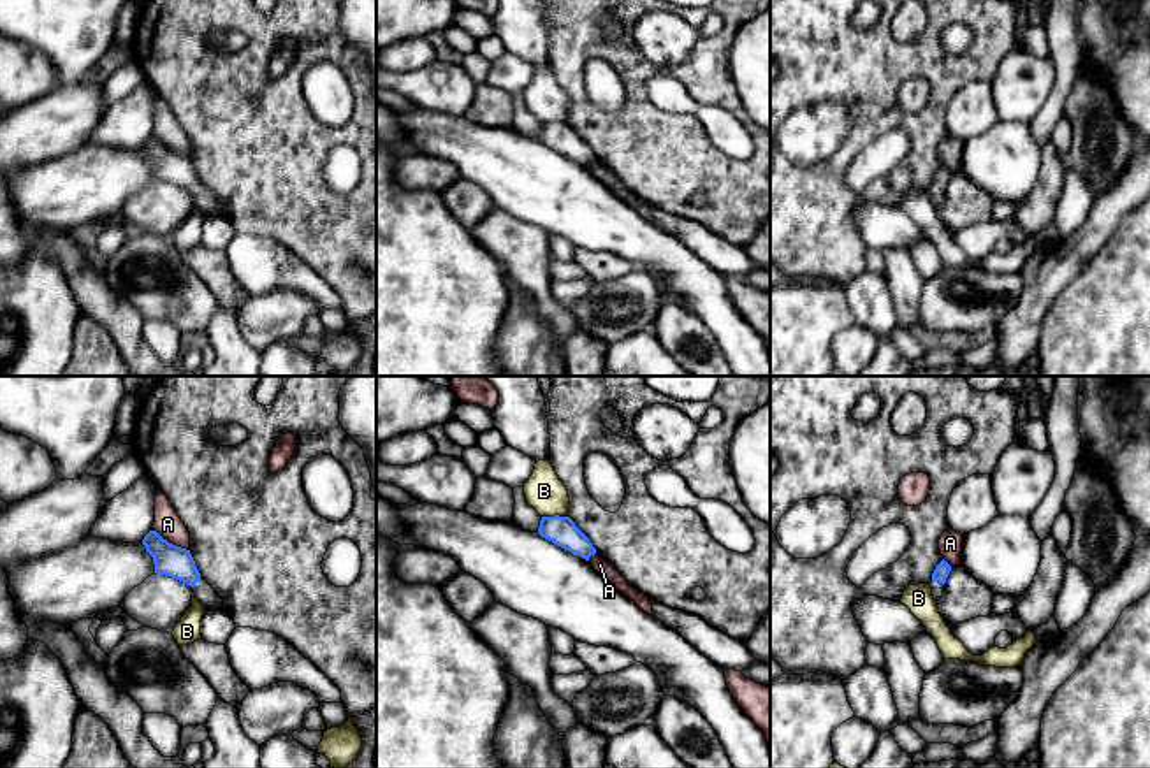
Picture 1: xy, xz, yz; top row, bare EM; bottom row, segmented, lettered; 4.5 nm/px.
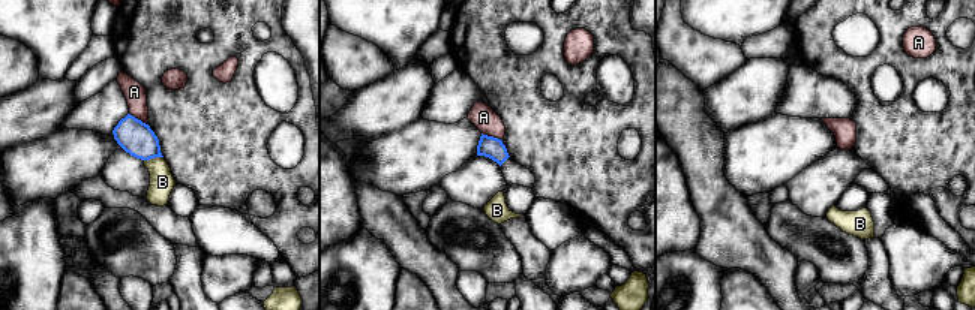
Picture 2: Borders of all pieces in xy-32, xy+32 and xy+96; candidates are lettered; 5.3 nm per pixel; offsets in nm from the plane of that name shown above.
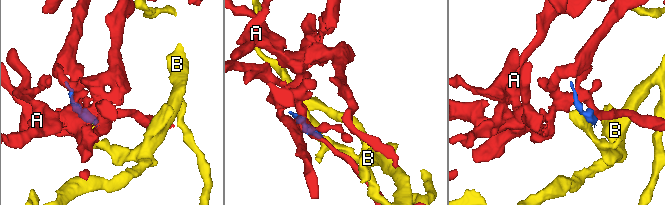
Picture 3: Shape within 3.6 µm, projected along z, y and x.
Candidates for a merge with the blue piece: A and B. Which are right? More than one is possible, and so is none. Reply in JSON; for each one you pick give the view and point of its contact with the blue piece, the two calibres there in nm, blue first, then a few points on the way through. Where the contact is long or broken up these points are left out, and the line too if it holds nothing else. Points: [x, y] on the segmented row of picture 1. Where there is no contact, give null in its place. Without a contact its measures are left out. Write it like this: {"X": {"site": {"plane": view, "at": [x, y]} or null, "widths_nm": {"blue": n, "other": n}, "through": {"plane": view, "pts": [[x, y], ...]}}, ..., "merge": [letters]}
{"merge": []}

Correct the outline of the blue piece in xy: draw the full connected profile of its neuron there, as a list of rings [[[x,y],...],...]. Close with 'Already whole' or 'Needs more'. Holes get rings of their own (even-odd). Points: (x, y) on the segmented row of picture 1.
[[[149,531],[142,545],[153,557],[156,575],[165,575],[190,585],[204,608],[223,608],[223,599],[200,576],[190,550],[169,543],[156,531]]]. Needs more

